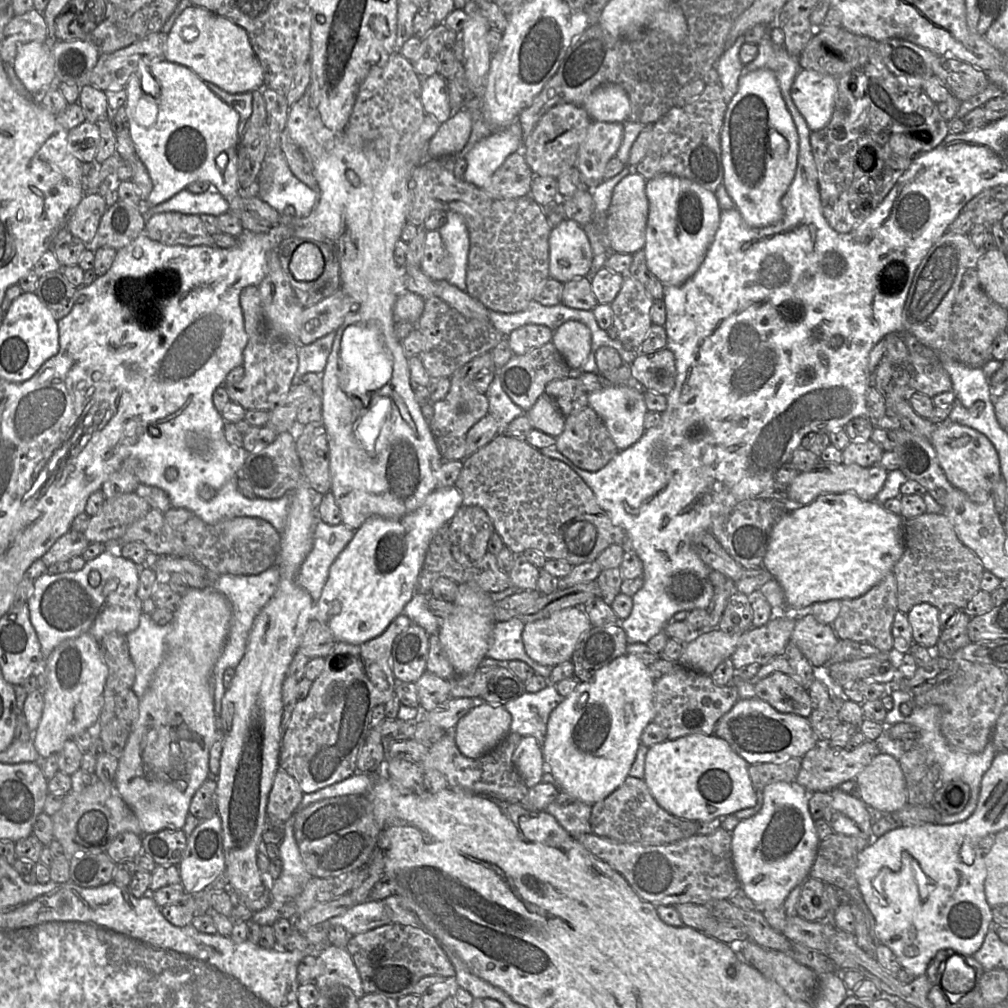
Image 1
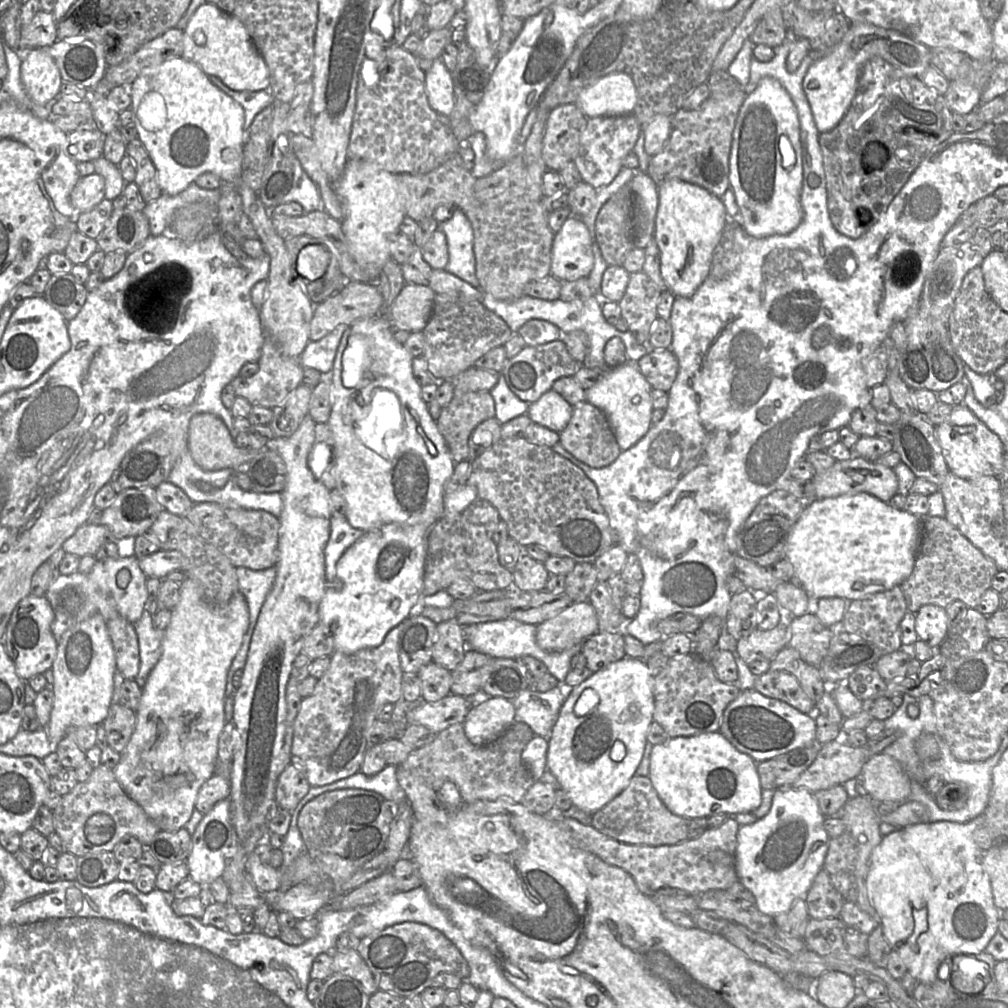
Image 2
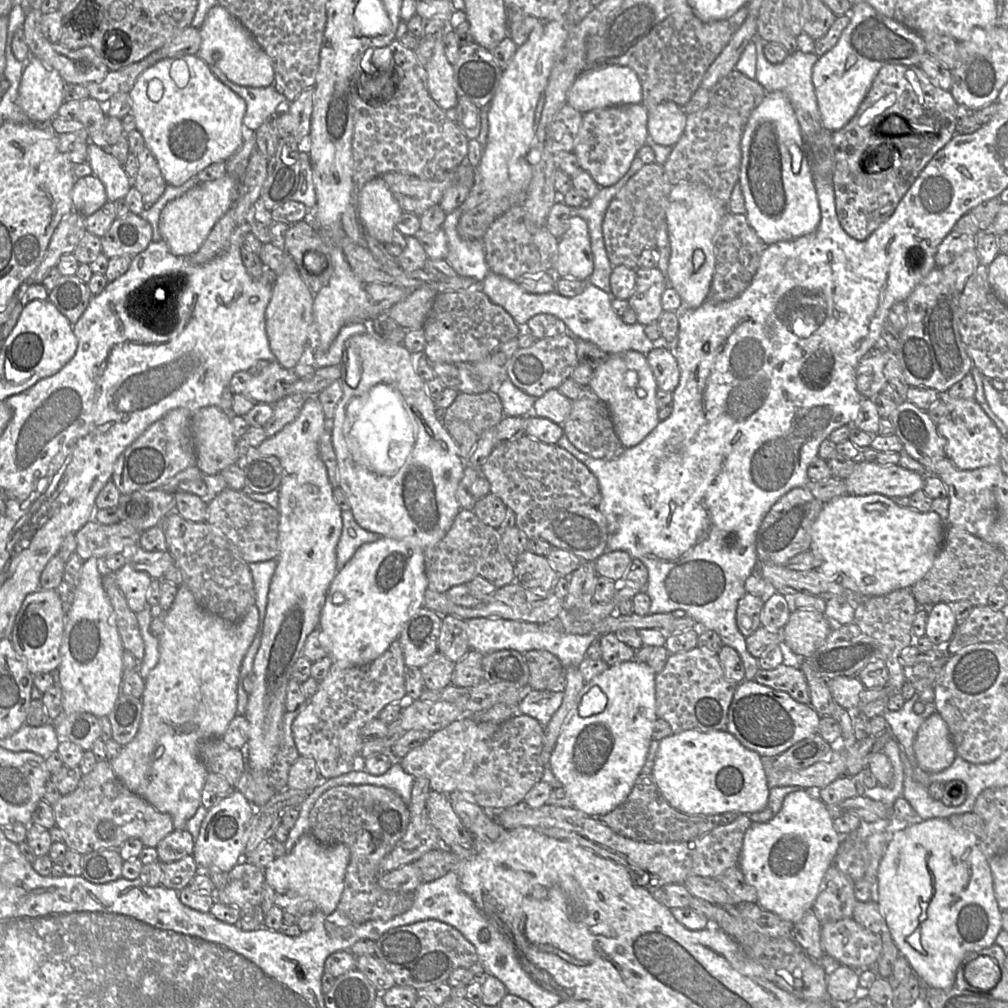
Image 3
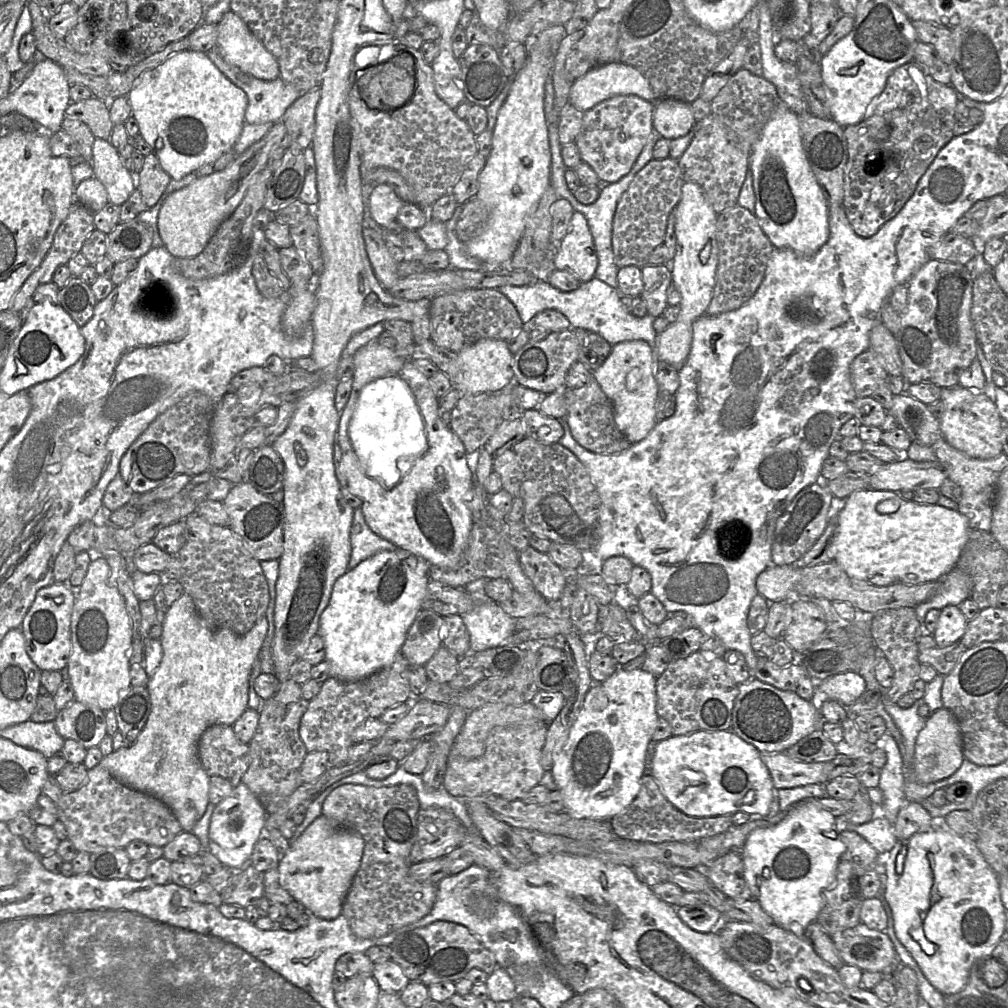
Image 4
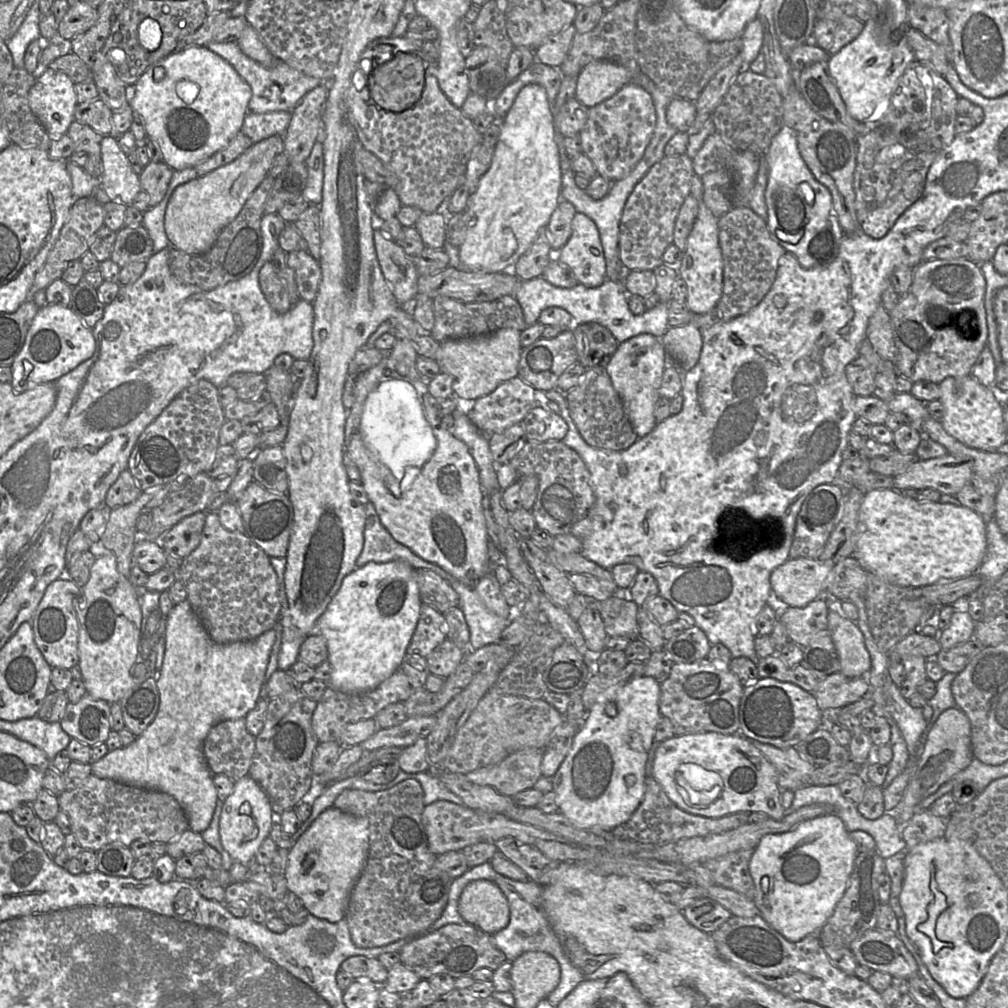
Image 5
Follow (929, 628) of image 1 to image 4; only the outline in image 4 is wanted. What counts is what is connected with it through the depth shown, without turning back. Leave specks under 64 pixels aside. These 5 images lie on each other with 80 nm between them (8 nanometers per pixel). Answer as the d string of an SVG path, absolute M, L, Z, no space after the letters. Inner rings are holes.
M958 606L942 608L937 626L932 633L936 647L945 648L959 642L965 633L967 623Z

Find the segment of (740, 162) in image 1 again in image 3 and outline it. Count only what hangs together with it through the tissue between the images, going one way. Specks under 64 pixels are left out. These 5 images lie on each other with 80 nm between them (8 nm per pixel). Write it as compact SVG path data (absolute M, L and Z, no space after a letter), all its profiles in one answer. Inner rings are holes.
M781 91L768 92L752 111L743 128L741 153L738 185L745 202L745 215L759 238L766 245L770 245L815 232L821 220L821 213L813 174L794 106L785 93Z

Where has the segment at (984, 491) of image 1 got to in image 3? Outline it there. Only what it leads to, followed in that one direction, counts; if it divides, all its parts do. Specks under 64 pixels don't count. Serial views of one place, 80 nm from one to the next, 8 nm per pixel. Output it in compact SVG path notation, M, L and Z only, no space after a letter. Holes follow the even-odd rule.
M947 391L941 392L940 401L946 406L946 414L937 425L945 439L945 453L961 470L974 470L999 463L1001 433L991 418L974 399L952 398Z

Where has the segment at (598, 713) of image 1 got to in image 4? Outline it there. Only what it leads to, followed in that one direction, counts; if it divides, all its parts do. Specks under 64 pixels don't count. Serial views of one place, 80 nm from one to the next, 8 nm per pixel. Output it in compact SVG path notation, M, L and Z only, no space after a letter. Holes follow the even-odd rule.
M619 667L607 680L593 684L586 693L567 742L551 767L553 779L563 797L564 810L571 816L609 821L638 795L641 778L645 774L648 746L659 719L656 683L657 677L643 669L624 670Z

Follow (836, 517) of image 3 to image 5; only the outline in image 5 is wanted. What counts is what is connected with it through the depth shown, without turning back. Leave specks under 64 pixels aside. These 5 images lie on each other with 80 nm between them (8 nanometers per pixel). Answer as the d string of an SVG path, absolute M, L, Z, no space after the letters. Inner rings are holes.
M880 488L868 491L865 493L860 511L860 534L858 536L855 551L852 555L859 564L868 572L873 573L882 580L891 584L907 587L923 587L935 584L940 580L955 580L964 577L970 577L977 573L981 566L987 551L987 537L986 528L987 523L983 520L981 515L971 508L962 505L953 505L950 503L941 502L923 502L918 499L912 499L904 496L900 491L893 488Z

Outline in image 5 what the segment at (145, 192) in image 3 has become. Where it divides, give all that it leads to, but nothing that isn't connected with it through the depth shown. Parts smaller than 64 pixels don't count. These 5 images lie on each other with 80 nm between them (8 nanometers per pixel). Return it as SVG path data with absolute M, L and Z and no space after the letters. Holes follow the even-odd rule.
M151 161L139 175L141 189L149 195L149 209L157 206L164 198L173 171L164 162Z

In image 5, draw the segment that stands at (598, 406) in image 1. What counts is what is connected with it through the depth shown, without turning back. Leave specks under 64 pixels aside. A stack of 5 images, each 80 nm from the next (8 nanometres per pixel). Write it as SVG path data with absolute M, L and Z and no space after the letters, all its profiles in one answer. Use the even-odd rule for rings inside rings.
M640 334L620 343L605 367L638 438L651 433L657 425L654 409L660 397L659 389L666 368L666 358L667 353L660 338L651 334Z

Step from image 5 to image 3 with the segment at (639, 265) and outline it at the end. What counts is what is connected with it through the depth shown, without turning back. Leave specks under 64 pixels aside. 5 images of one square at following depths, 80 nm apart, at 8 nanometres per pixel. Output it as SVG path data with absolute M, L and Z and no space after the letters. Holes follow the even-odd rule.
M654 162L644 164L613 197L602 223L605 248L613 267L624 265L637 269L641 253L656 247L657 231L666 217L672 186L663 165Z

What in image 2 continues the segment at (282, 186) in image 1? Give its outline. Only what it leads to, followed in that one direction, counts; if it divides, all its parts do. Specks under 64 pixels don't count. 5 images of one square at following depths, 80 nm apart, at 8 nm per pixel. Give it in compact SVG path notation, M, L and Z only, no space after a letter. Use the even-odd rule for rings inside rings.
M295 162L293 164L293 171L293 186L290 191L282 198L282 203L297 202L303 207L304 213L309 213L321 209L322 200L320 198L318 188L311 180L311 178L307 175L307 173L303 170L300 162Z

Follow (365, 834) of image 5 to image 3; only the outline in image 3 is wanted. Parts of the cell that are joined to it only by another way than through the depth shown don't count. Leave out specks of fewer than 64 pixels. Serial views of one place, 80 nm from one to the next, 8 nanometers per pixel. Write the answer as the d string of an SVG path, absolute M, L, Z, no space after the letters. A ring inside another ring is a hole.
M310 832L305 833L283 857L275 858L263 869L265 882L276 893L297 893L311 899L317 911L326 915L338 907L344 889L344 878L350 860L350 850L343 844L326 846L320 844Z

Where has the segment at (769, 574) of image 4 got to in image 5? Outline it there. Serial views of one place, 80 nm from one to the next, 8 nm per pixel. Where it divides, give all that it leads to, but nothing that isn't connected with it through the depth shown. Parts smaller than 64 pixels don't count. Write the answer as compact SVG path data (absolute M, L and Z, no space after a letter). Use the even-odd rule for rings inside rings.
M818 558L788 559L772 571L771 591L787 606L806 606L825 596L825 581L834 564Z

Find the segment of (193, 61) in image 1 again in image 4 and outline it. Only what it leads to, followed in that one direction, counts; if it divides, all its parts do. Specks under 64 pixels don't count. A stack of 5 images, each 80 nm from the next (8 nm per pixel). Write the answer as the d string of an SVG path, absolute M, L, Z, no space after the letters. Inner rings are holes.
M228 11L217 29L216 49L228 64L264 81L279 77L276 59L238 15Z

